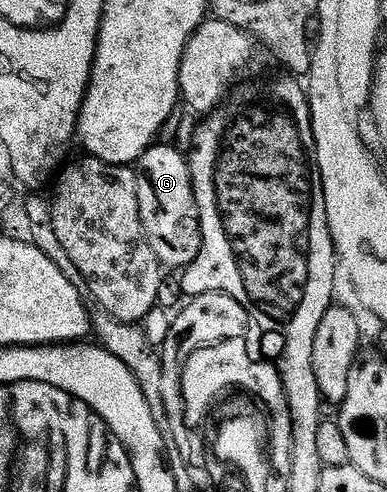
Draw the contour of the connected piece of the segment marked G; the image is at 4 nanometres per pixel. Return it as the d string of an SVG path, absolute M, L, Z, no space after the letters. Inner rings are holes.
M154 144L138 163L138 204L144 231L161 267L183 271L200 255L204 237L200 231L200 209L192 191L188 159L172 146Z

